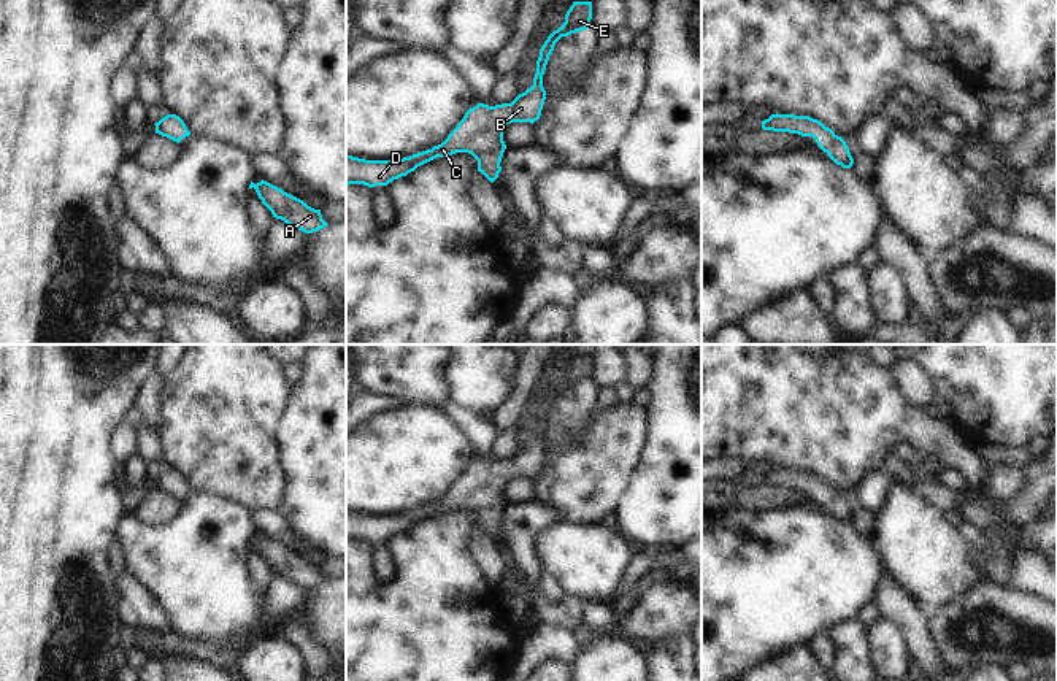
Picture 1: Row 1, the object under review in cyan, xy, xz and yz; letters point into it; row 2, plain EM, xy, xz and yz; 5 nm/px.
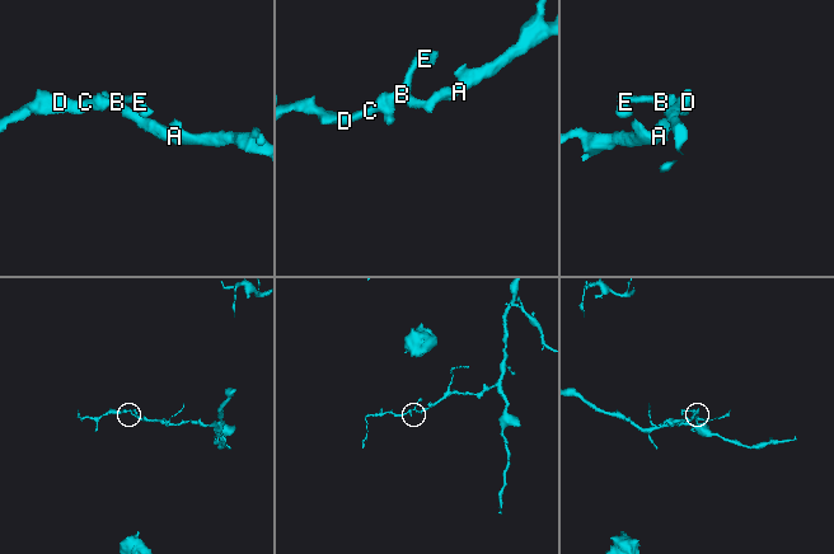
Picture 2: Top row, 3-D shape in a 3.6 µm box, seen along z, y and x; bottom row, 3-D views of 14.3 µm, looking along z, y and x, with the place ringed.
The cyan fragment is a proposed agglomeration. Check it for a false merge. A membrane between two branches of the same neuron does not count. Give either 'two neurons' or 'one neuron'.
one neuron

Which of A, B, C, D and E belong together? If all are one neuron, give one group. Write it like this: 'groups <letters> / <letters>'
groups A B C D E

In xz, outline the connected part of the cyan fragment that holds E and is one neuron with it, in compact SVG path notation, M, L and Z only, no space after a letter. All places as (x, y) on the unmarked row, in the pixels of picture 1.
M573 357L565 370L565 378L548 392L540 405L533 441L511 459L495 462L478 459L470 464L441 500L397 516L365 516L346 511L346 541L387 541L436 513L455 508L471 510L478 516L478 527L494 538L502 527L500 517L506 505L503 497L505 483L511 478L533 479L540 475L546 456L543 430L555 398L562 392L587 386L590 375L592 357Z

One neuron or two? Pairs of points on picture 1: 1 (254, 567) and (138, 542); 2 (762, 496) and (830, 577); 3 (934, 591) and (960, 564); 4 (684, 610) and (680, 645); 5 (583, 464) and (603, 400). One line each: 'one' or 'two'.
1: two
2: two
3: one
4: two
5: two

